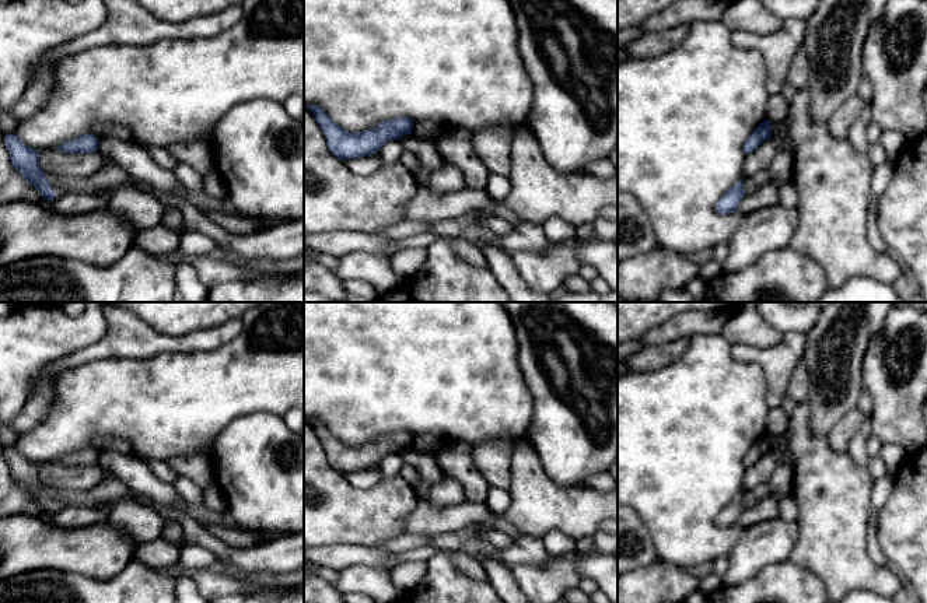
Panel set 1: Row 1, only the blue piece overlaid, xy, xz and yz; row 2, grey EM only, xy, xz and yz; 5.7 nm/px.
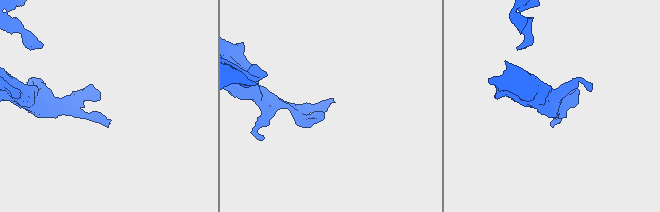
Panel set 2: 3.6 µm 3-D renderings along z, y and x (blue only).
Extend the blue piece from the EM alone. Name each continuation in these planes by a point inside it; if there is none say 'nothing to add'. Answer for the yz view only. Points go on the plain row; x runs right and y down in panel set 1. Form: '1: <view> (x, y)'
nothing to add

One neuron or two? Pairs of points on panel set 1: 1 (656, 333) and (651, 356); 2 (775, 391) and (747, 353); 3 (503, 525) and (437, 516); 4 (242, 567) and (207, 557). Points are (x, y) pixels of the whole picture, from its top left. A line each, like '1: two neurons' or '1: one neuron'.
1: two neurons
2: one neuron
3: one neuron
4: two neurons

